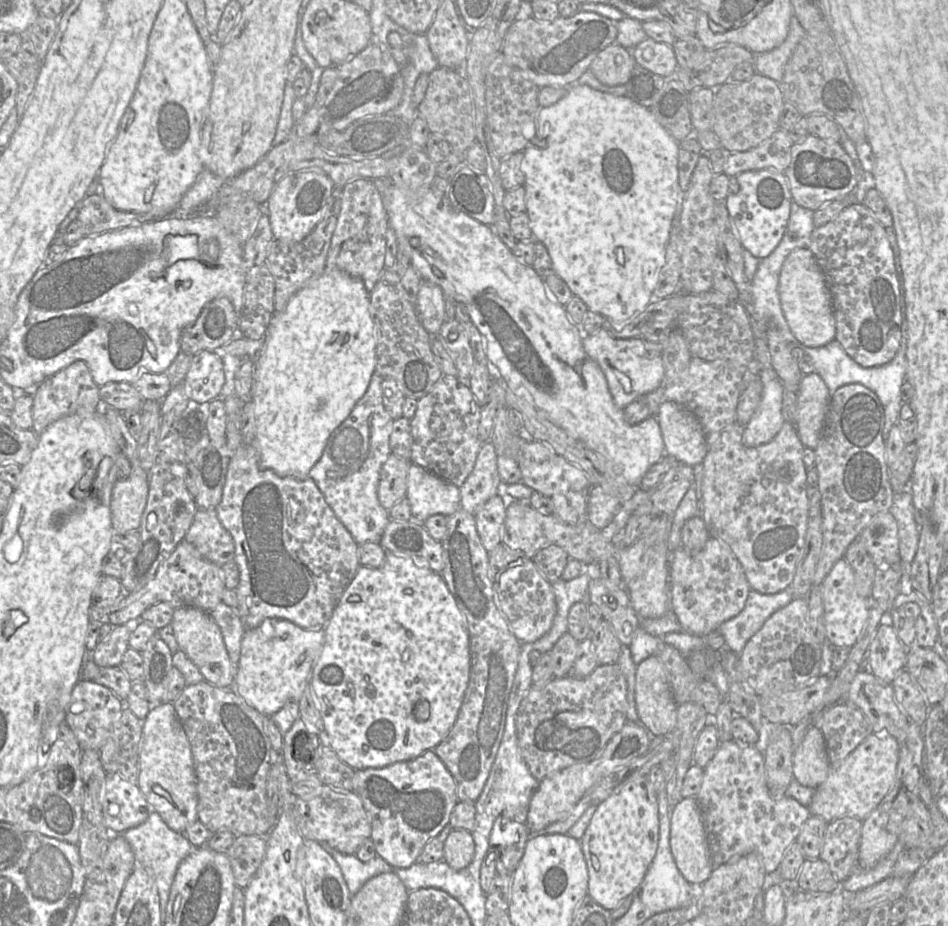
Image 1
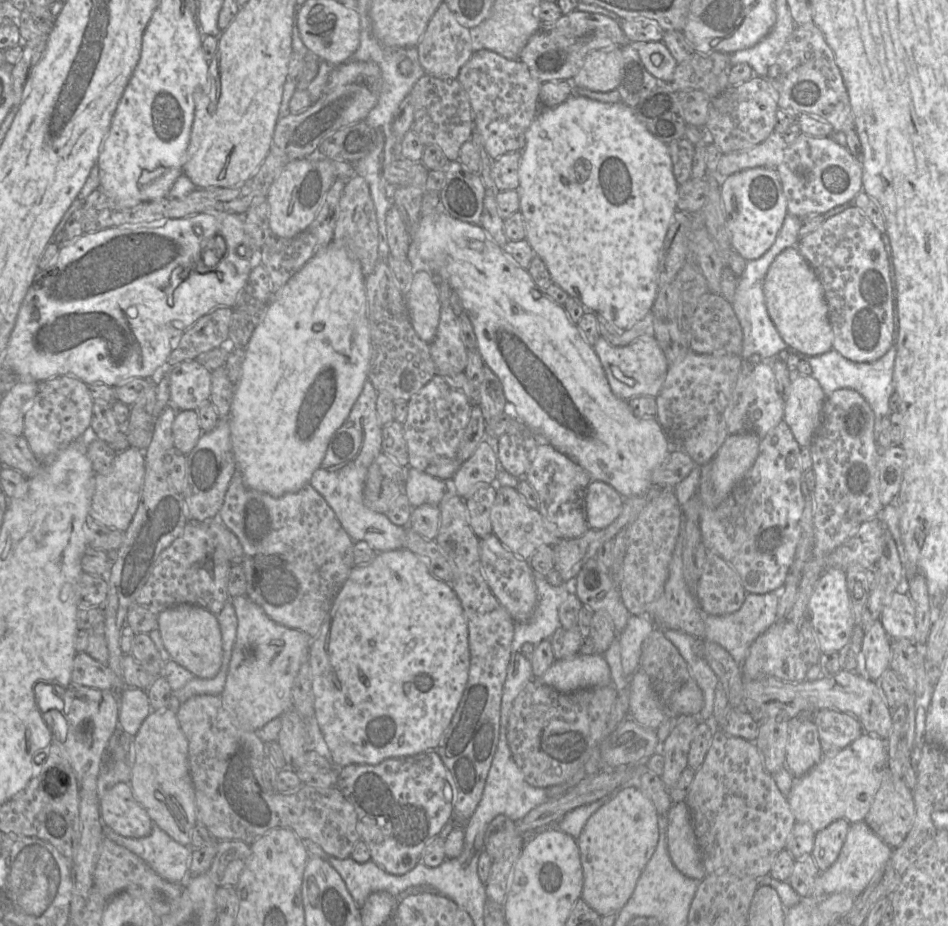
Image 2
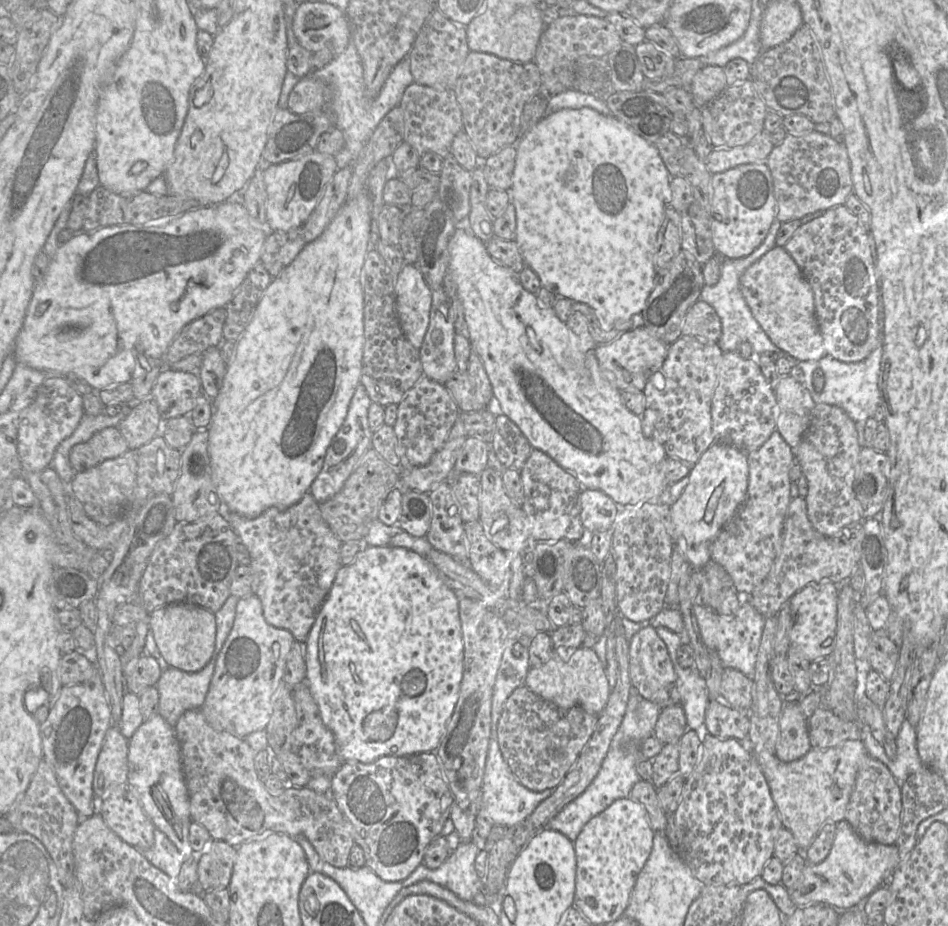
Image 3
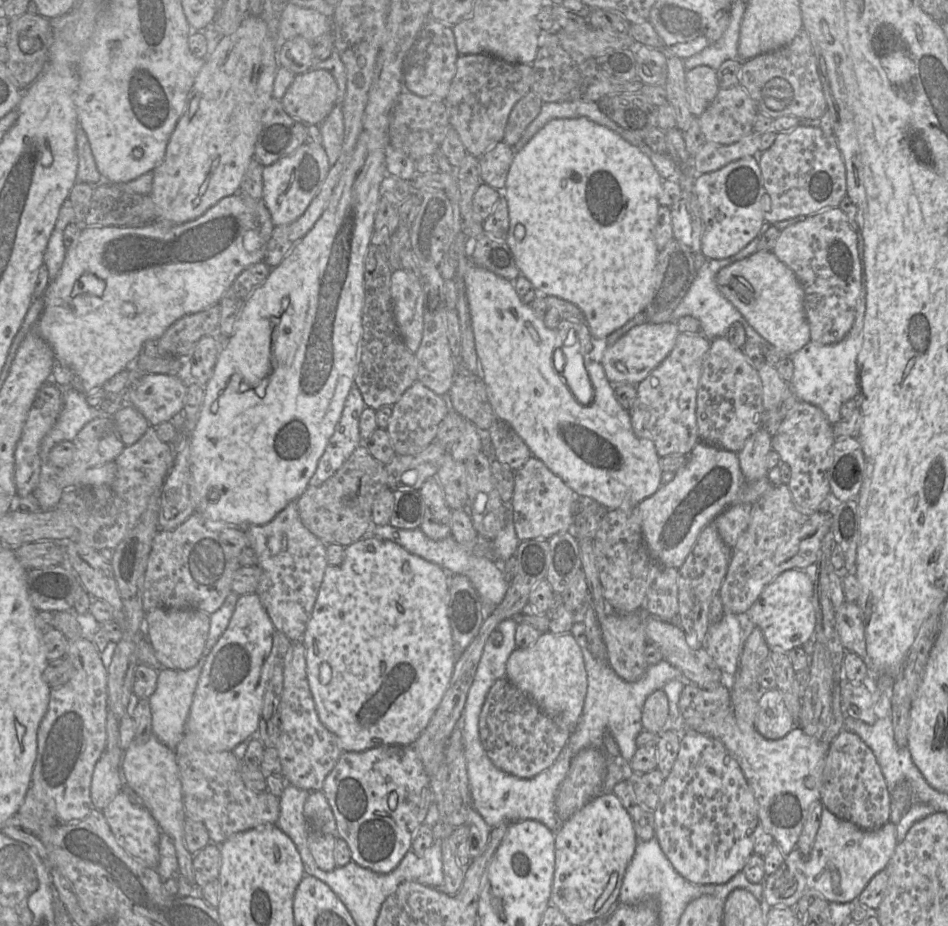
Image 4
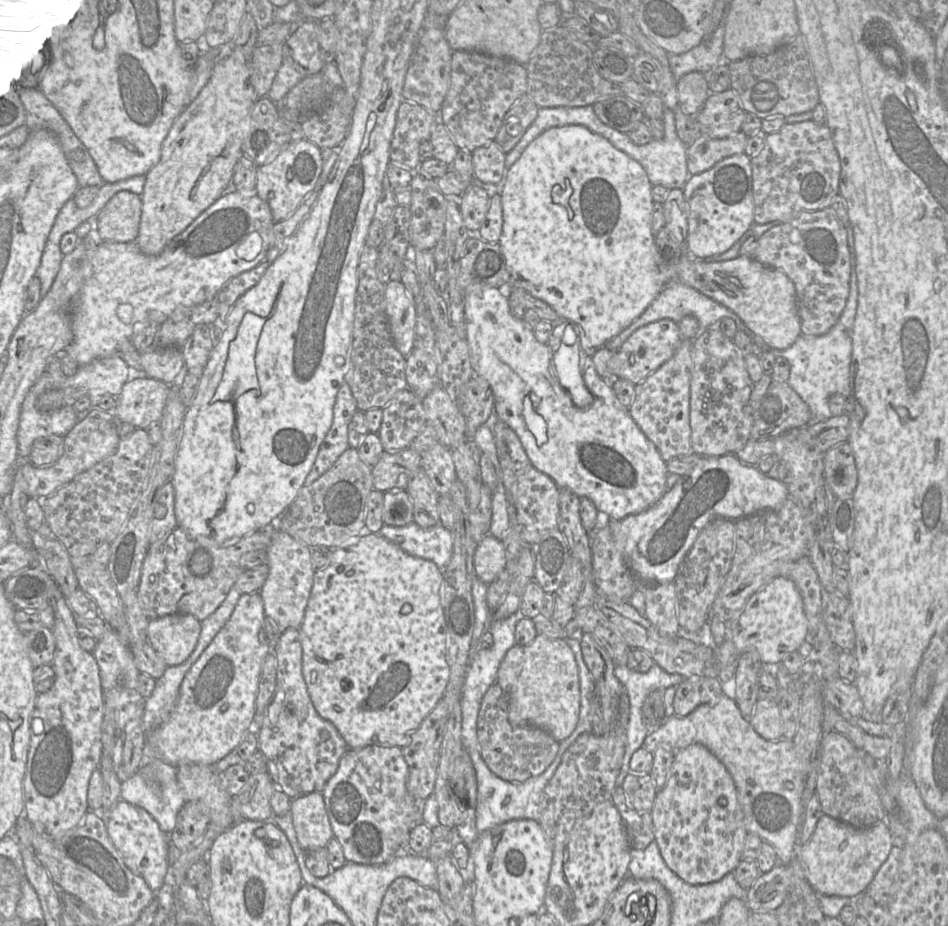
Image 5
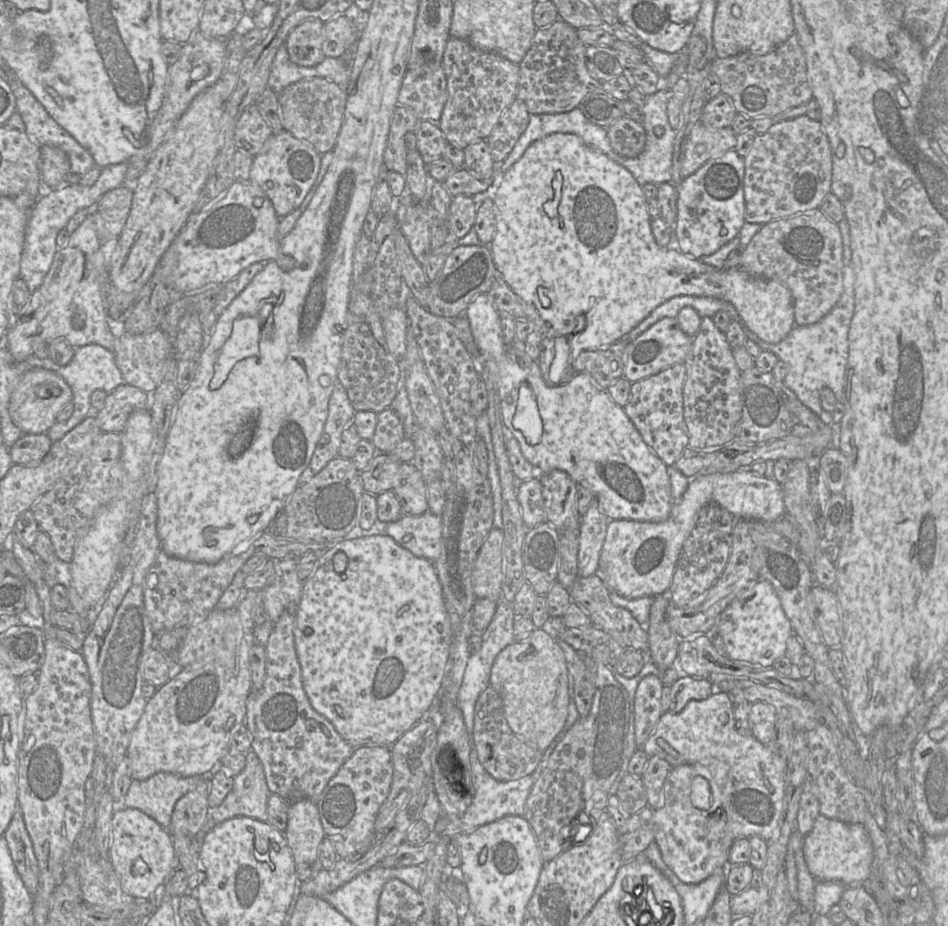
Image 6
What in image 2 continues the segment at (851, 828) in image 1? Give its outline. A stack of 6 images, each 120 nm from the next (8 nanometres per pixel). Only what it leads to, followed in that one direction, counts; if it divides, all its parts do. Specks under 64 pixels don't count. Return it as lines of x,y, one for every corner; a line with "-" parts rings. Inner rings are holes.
839,819
816,833
811,855
821,872
830,868
838,858
849,827
848,820

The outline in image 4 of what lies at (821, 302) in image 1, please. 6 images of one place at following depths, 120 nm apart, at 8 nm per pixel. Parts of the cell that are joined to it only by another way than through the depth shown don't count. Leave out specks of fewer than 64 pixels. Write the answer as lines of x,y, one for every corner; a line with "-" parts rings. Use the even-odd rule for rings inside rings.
769,250
754,254
723,267
716,276
722,295
770,344
790,355
811,341
805,312
805,292
799,279
786,264

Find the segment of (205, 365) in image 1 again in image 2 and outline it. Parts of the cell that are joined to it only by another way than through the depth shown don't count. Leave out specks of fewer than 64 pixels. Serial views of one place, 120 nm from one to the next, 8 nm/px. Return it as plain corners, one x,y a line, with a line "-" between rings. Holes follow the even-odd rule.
196,360
181,362
169,374
169,404
176,411
196,410
210,401
211,372

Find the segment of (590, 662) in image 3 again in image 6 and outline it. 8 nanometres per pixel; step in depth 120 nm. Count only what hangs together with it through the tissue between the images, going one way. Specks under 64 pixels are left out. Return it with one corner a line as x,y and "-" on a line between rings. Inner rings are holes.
540,628
529,637
505,647
495,658
490,686
500,695
510,729
532,747
544,752
562,730
569,704
569,672
563,650

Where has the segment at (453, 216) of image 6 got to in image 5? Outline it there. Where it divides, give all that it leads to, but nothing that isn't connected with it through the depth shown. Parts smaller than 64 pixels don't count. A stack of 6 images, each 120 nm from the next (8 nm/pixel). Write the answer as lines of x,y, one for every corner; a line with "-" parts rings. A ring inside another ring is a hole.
475,182
462,194
459,206
463,223
468,230
479,230
490,205
490,197
478,182

